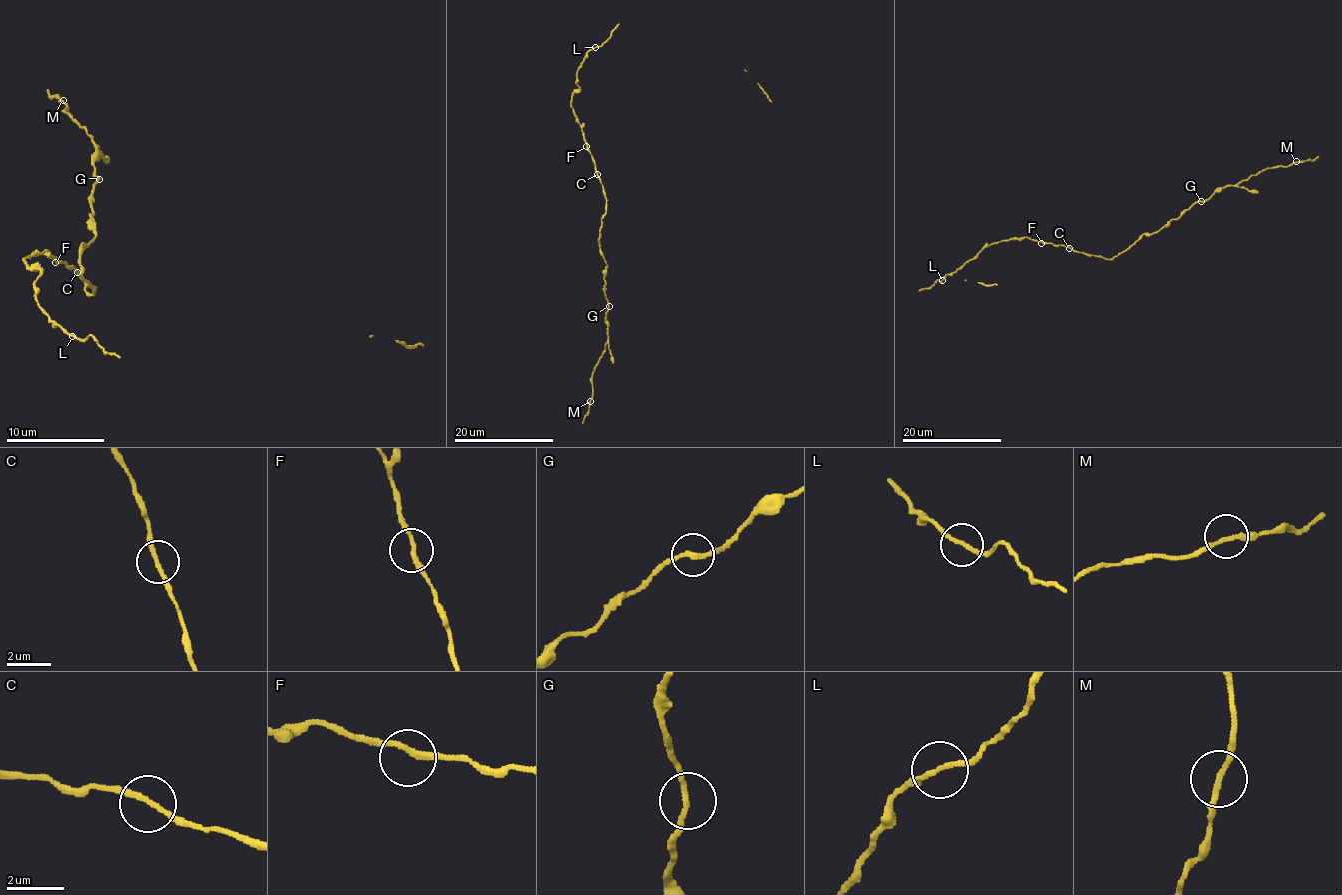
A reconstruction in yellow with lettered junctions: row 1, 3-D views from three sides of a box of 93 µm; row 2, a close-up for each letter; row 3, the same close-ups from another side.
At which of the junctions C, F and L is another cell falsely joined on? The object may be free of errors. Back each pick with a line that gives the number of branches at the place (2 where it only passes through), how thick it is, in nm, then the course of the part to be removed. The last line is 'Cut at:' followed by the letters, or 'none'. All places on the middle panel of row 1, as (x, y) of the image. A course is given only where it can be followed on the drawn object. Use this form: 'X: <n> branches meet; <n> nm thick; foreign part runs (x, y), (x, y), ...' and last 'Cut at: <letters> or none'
C: 2 branches meet; 190 nm thick; foreign part runs (598, 173), (606, 199), (599, 246), (606, 265), (607, 343), (591, 375), (593, 395), (583, 423)
Cut at: C

